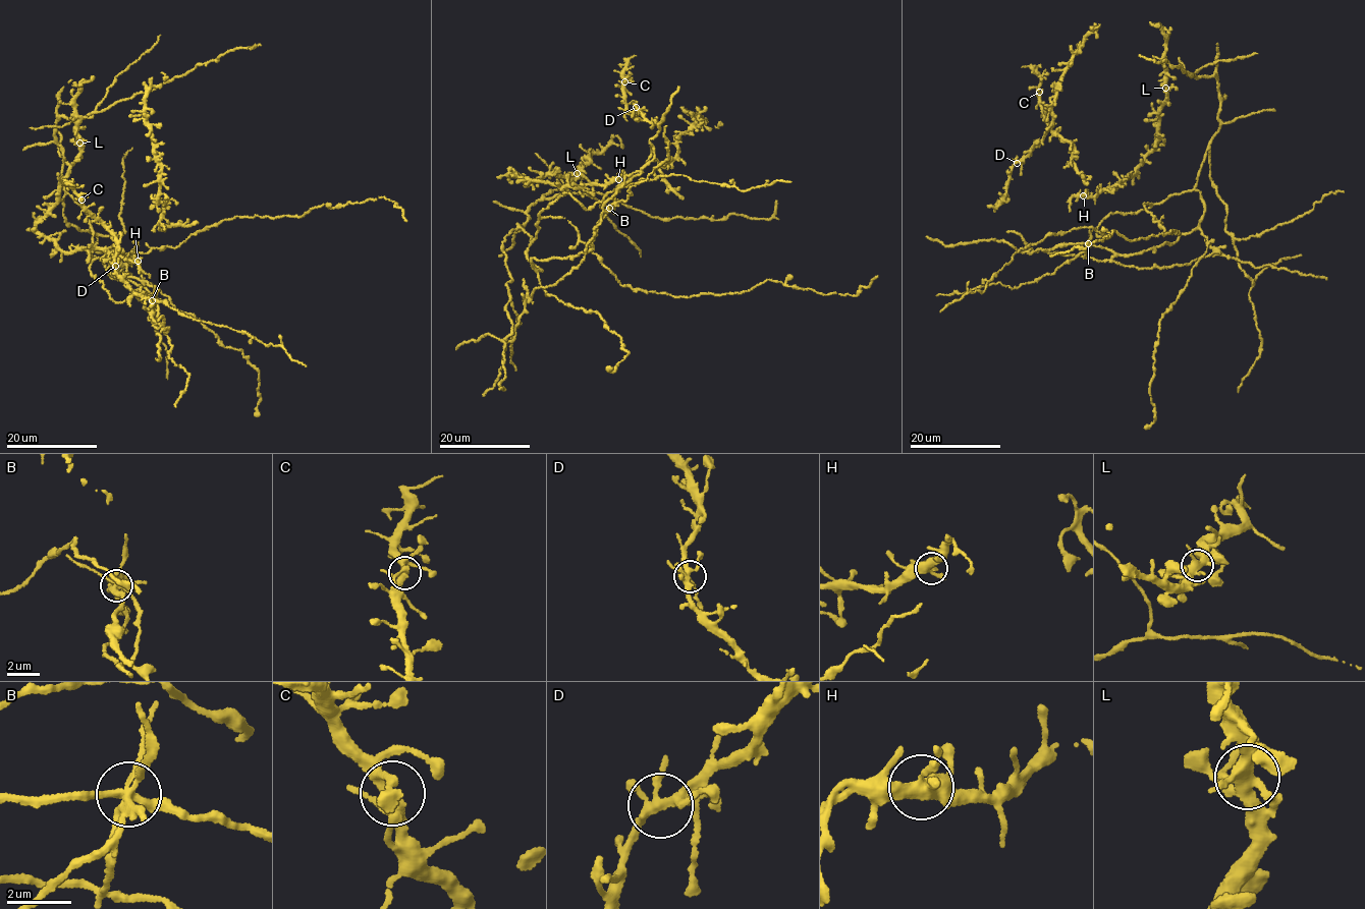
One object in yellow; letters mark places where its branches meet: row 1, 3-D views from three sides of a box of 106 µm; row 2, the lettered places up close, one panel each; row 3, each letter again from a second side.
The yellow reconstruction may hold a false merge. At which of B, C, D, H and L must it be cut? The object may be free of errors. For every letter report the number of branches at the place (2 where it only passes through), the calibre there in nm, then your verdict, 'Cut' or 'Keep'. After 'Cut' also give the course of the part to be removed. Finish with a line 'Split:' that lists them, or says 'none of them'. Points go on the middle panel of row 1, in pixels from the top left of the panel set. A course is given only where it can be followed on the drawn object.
B: Branches: 7. Thickness 280 nm. Cut. Course of the part to remove: (609, 209), (601, 214), (582, 262), (555, 284), (535, 289), (513, 339), (505, 344), (498, 381), (484, 396)
C: Branches: 5. Thickness 260 nm. Keep
D: Branches: 6. Thickness 280 nm. Keep
H: Branches: 5. Thickness 400 nm. Keep
L: Branches: 6. Thickness 360 nm. Keep
Split: B

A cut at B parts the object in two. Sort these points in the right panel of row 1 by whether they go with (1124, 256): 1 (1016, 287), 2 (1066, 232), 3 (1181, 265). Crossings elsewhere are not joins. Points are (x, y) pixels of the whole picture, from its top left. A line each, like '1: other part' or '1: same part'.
1: other part
2: same part
3: other part

